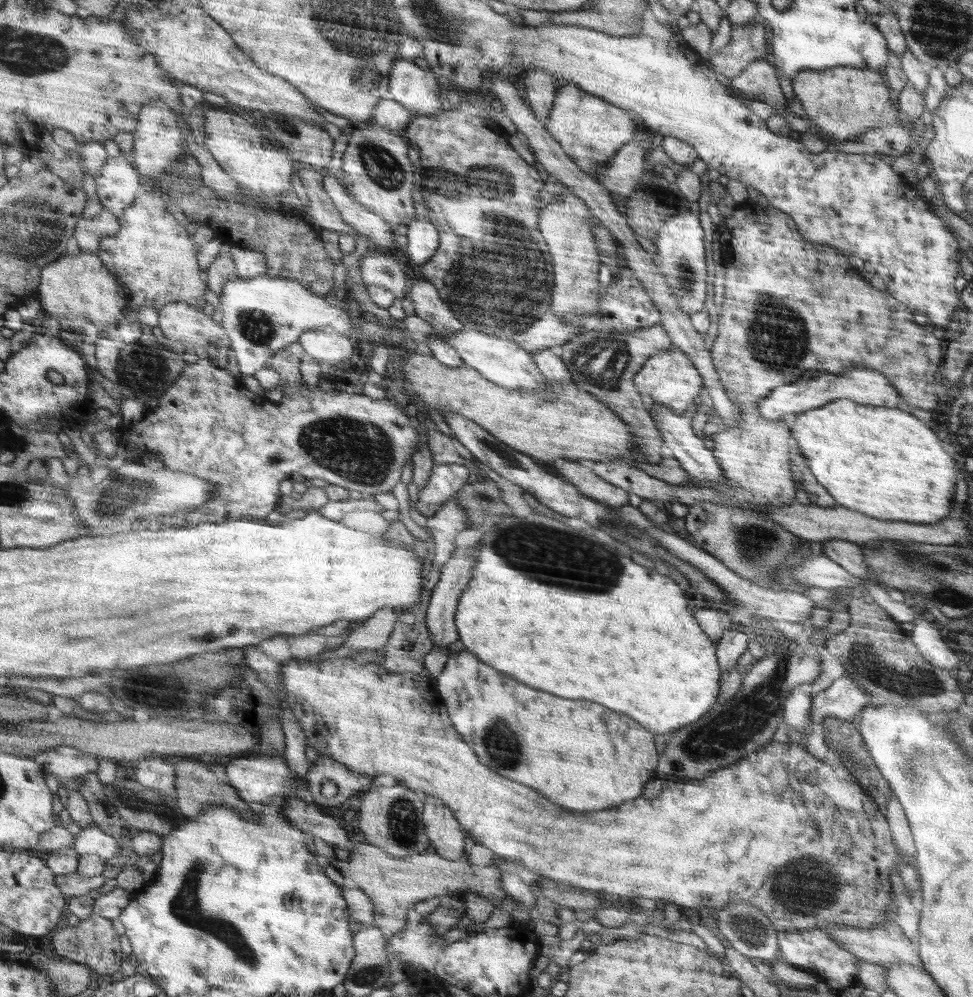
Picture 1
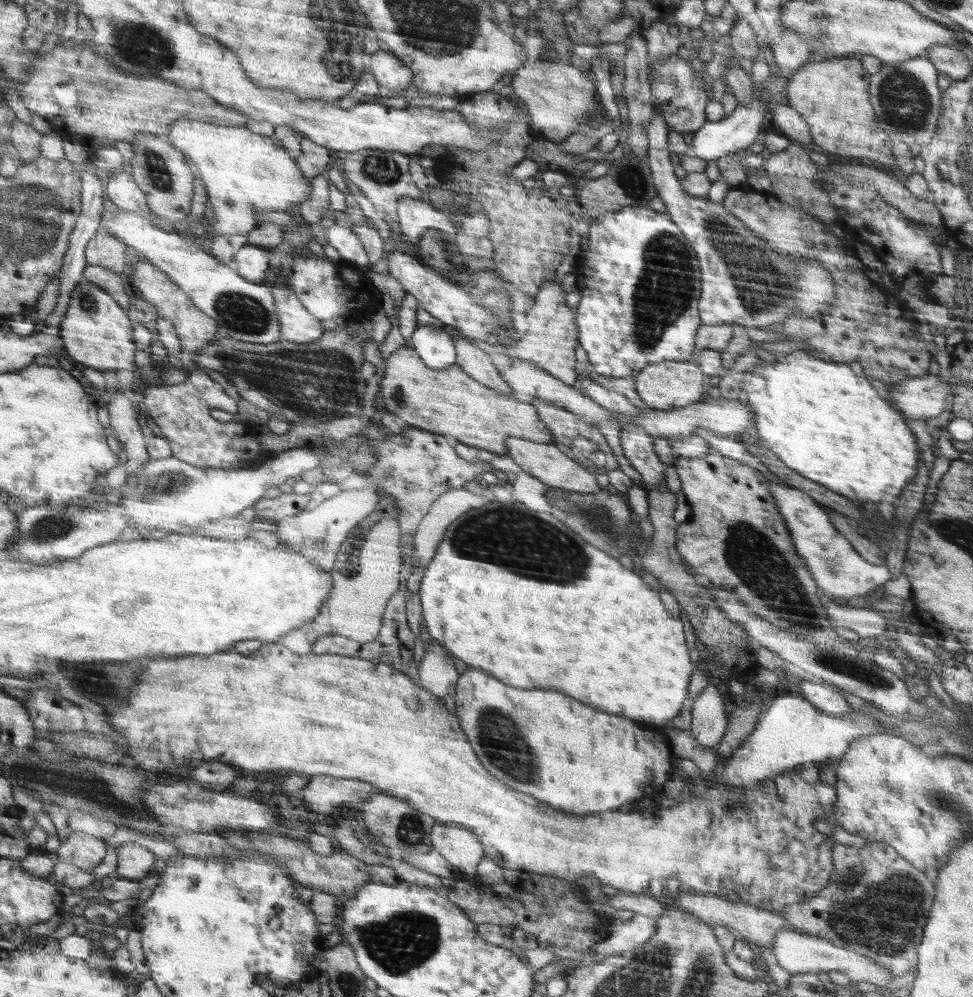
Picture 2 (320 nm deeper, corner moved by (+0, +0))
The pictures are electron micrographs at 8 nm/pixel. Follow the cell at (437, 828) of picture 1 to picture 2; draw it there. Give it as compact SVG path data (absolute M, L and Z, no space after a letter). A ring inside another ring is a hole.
M441 823L430 832L430 838L434 848L454 869L476 874L485 852L481 840L474 833L453 823Z

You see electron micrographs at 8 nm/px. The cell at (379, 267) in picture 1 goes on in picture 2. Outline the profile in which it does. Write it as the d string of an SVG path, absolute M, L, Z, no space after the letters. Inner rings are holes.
M335 224L325 231L327 244L336 248L346 263L359 268L366 268L370 262L370 255L364 250L354 230Z

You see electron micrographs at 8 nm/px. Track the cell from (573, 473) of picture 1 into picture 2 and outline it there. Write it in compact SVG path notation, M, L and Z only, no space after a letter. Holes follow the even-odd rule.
M508 437L506 440L508 456L514 460L522 470L541 480L549 487L568 489L579 493L593 493L602 489L594 474L586 471L576 459L566 456L552 443L537 443L534 441Z

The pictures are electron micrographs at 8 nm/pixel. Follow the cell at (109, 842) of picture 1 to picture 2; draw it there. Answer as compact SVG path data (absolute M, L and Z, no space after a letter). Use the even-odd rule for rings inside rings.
M124 843L120 847L119 869L117 878L139 880L158 873L154 867L156 854L139 843Z

